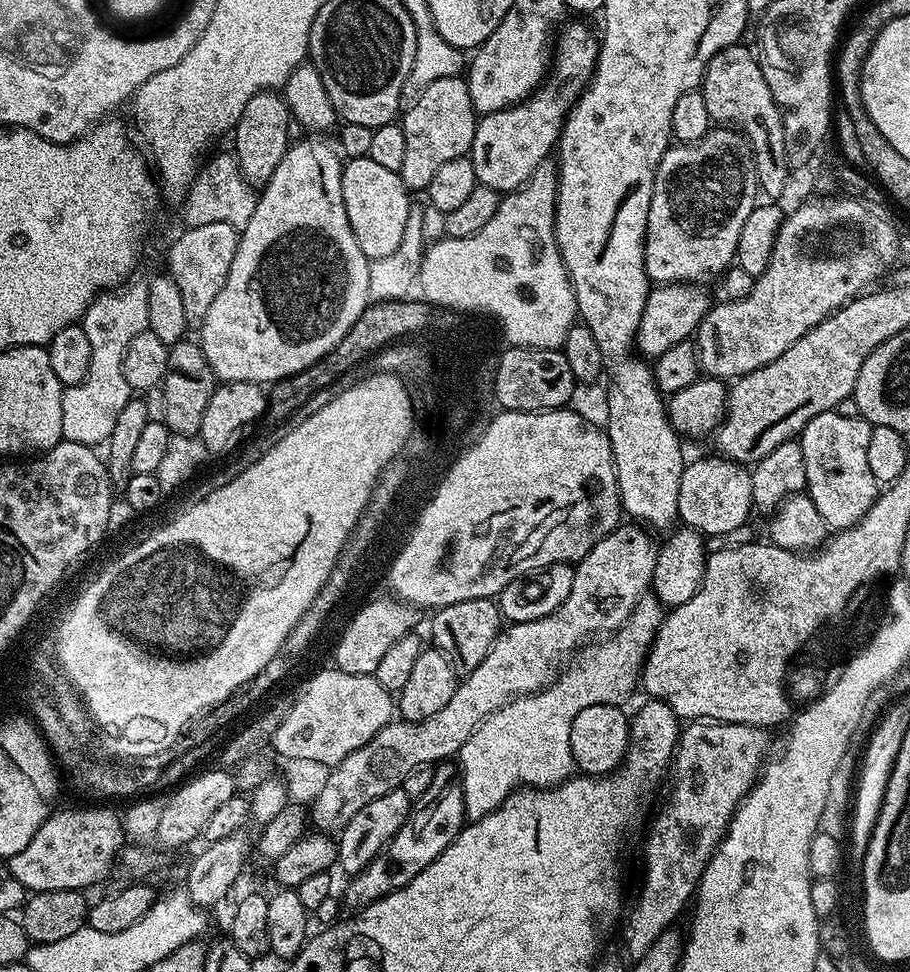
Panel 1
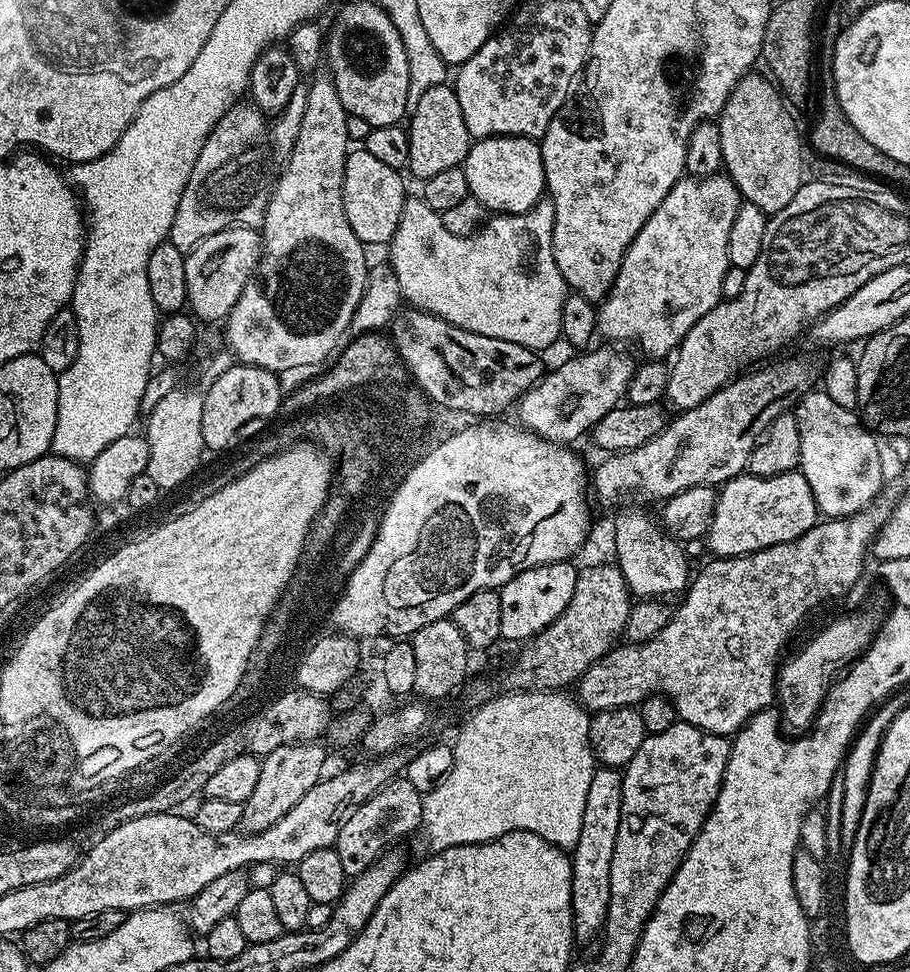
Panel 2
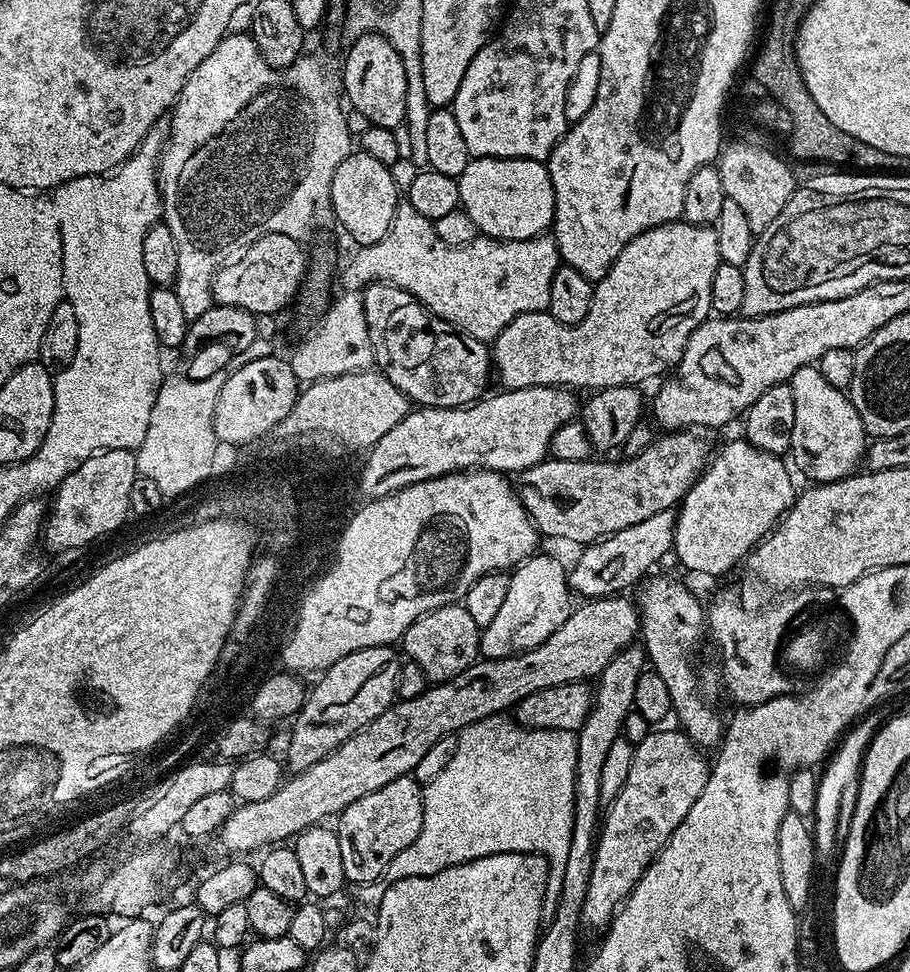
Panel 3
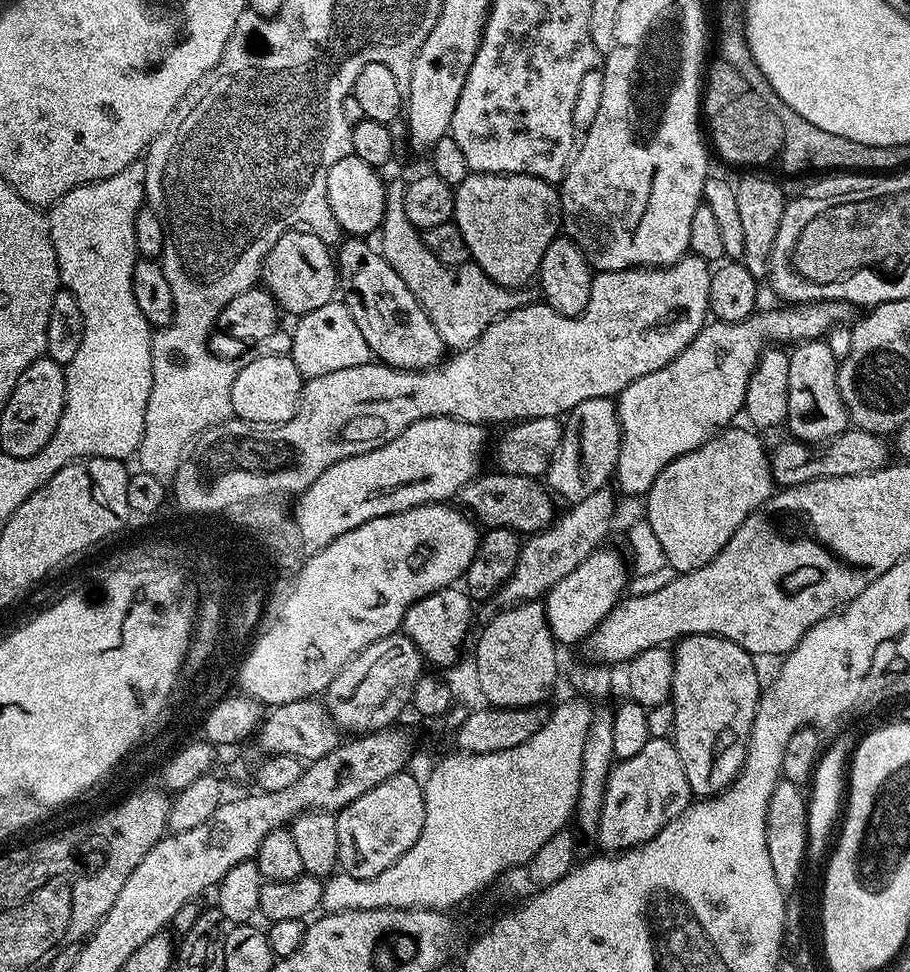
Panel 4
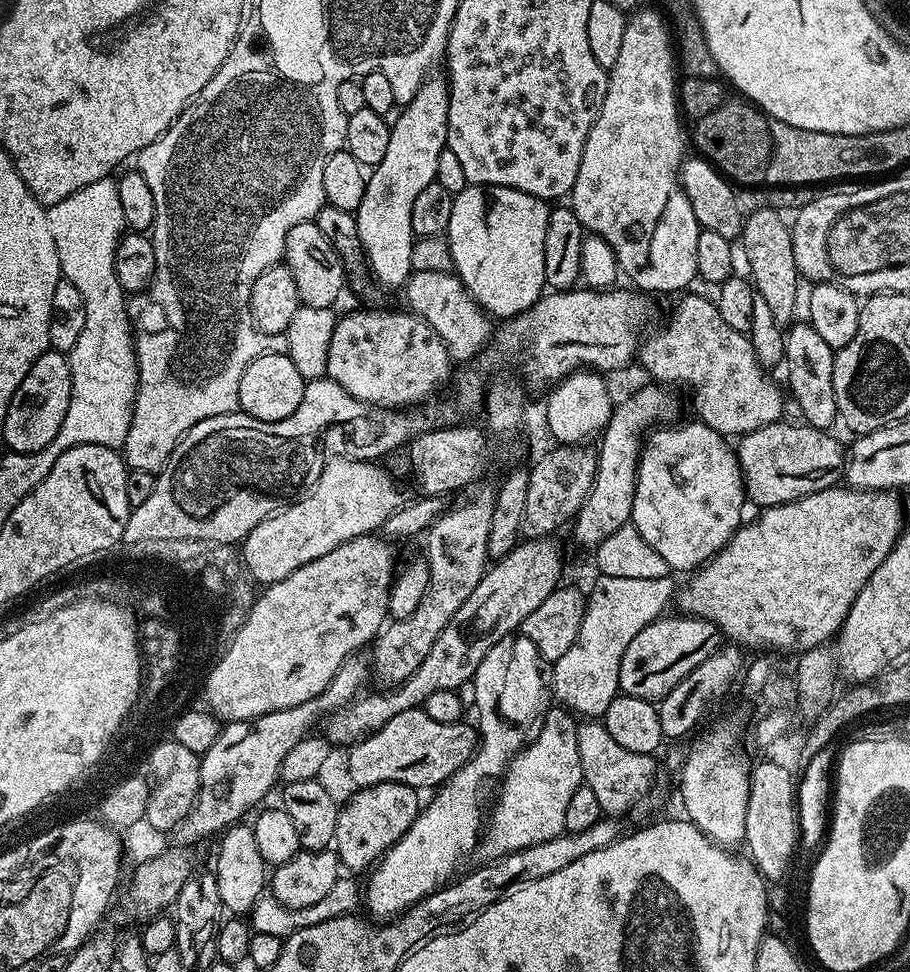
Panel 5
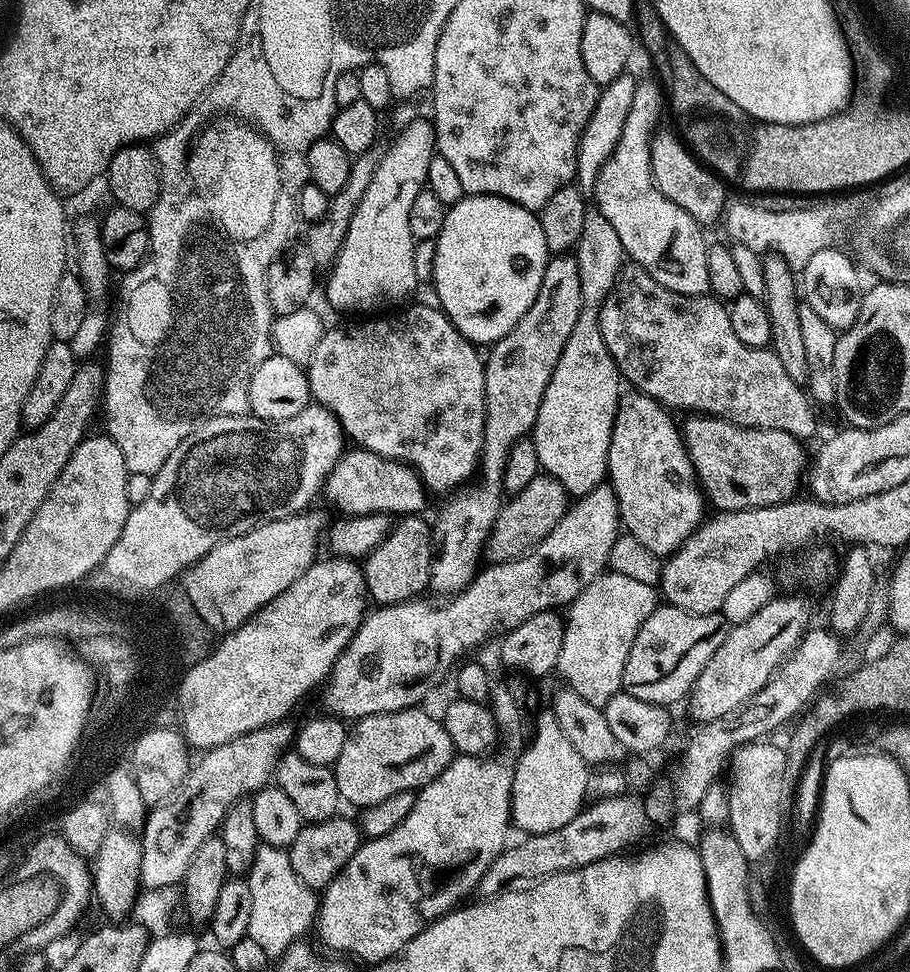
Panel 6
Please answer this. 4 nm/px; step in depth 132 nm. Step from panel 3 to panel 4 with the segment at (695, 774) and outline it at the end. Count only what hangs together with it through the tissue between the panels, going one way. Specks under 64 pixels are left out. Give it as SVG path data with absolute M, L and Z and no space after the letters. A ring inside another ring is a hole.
M671 739L648 740L634 758L616 760L612 765L598 833L598 841L604 847L601 849L615 854L650 842L662 826L678 818L693 800L690 782L686 782L686 770L682 770L682 758L678 758L678 750Z

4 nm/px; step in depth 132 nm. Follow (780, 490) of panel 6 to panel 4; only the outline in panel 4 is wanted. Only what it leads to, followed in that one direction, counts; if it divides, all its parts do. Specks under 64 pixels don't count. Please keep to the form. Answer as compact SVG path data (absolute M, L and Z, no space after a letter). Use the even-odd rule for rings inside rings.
M855 426L845 428L833 440L825 440L823 444L805 444L803 440L788 438L785 444L771 449L772 479L784 488L795 488L811 480L870 474L879 468L887 468L890 463L890 444L884 440L887 439L883 435Z

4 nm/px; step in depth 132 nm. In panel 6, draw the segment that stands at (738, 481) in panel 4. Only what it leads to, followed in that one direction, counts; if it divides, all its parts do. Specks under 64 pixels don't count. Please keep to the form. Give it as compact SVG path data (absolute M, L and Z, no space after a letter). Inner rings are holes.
M635 390L621 395L610 434L607 483L611 484L618 498L618 510L623 531L642 542L643 546L661 558L676 552L684 539L696 531L705 519L706 500L700 491L696 471L684 449L681 429L672 422L673 413L654 398Z

